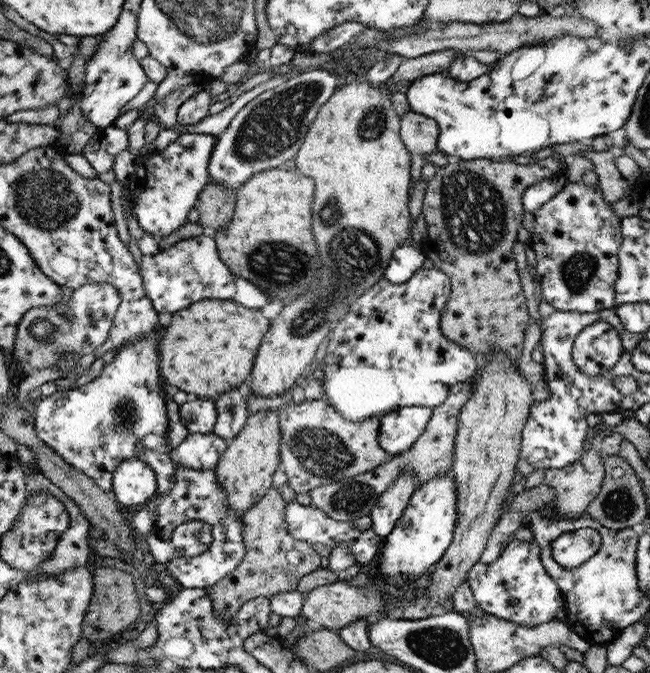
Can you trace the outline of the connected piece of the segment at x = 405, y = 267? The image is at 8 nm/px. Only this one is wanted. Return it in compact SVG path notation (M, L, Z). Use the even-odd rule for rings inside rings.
M411 243L408 246L400 246L394 250L383 276L388 278L392 284L410 280L417 270L422 269L426 258L427 256L424 256L423 248L420 245Z

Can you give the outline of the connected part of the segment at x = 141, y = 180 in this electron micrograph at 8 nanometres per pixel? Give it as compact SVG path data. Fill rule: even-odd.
M180 134L164 150L150 153L150 158L137 168L131 181L132 203L144 232L166 237L188 222L188 212L196 206L200 190L210 181L208 162L216 140L217 136L212 134Z

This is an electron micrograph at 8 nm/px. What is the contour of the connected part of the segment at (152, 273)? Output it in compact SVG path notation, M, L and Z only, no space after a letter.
M210 233L178 241L166 250L161 249L153 255L141 255L140 266L143 271L147 296L150 297L156 313L170 313L187 308L204 299L224 300L230 298L244 308L260 311L273 302L260 286L240 278L224 264L219 257L215 240Z

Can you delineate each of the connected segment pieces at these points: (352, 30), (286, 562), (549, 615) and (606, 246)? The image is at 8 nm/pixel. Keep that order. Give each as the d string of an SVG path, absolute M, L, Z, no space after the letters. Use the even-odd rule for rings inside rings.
M345 22L334 26L332 29L328 29L326 33L318 35L310 41L308 45L308 51L312 53L334 53L343 47L356 37L358 33L362 33L364 29L368 29L368 26L360 24L360 22Z
M270 489L260 498L253 507L242 514L242 536L246 546L246 555L240 561L238 568L230 576L226 576L218 583L205 589L205 594L210 597L214 615L231 624L236 618L238 609L258 597L271 597L278 592L296 591L300 579L317 570L319 565L317 552L308 543L296 540L289 532L285 521L286 504L280 490Z
M512 536L498 560L492 564L474 564L465 581L470 585L477 606L484 612L518 624L536 626L548 622L556 618L558 610L565 608L564 596L558 584L543 567L535 537L531 541L524 541Z
M568 177L560 192L534 212L530 245L536 255L536 270L543 300L556 311L596 313L615 306L615 286L622 228L612 203L602 198L602 185L589 188L580 179Z

